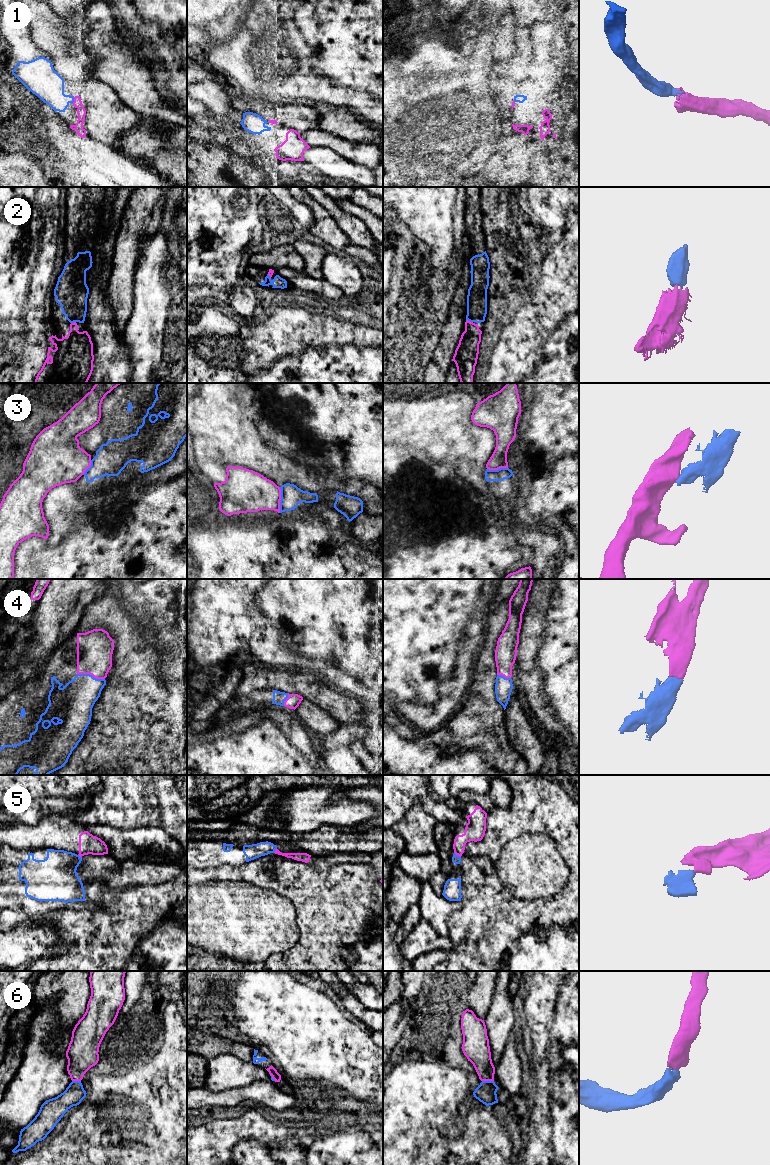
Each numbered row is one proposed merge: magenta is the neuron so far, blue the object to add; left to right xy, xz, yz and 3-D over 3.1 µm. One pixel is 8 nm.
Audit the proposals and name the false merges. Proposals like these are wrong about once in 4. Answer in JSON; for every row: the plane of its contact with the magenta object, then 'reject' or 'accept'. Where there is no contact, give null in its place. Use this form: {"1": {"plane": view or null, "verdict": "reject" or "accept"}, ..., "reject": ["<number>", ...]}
{"1": {"plane": "xy", "verdict": "accept"}, "2": {"plane": "yz", "verdict": "accept"}, "3": {"plane": "xz", "verdict": "reject"}, "4": {"plane": "xy", "verdict": "accept"}, "5": {"plane": "yz", "verdict": "reject"}, "6": {"plane": "yz", "verdict": "accept"}, "reject": ["3", "5"]}

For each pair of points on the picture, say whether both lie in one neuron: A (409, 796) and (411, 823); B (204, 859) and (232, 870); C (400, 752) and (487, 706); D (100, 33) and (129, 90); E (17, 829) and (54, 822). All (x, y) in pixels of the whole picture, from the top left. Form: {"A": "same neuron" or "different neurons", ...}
{"A": "different neurons", "B": "different neurons", "C": "same neuron", "D": "same neuron", "E": "same neuron"}

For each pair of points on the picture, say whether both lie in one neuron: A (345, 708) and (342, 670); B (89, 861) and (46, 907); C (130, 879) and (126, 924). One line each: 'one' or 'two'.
A: two
B: two
C: two

